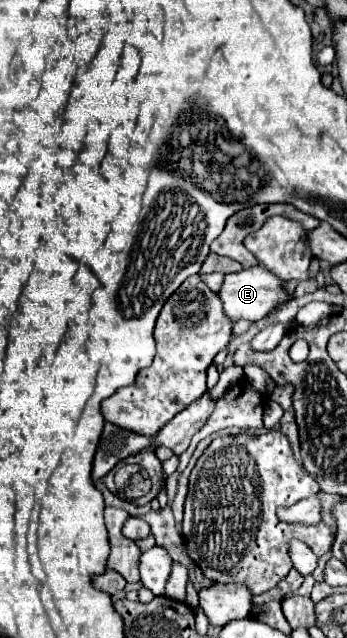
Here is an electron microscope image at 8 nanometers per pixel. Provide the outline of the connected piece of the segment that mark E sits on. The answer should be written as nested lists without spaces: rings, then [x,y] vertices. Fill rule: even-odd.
[[[260,265],[250,267],[250,269],[242,269],[238,273],[228,273],[224,275],[222,287],[218,291],[218,297],[224,305],[224,313],[226,317],[236,323],[240,319],[246,321],[258,321],[262,317],[266,317],[270,313],[270,309],[282,301],[286,301],[286,293],[282,291],[282,281],[274,275],[270,275],[266,269],[262,269]]]

